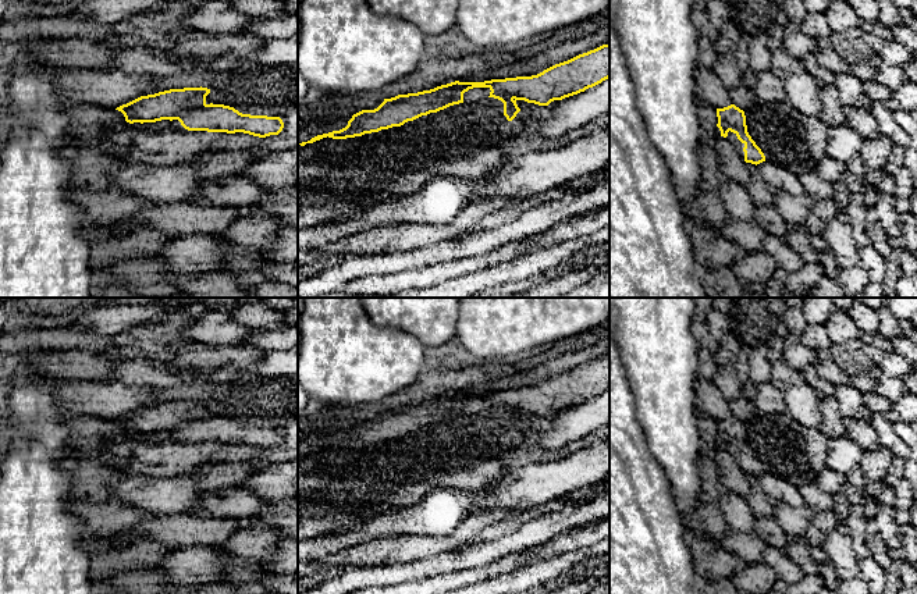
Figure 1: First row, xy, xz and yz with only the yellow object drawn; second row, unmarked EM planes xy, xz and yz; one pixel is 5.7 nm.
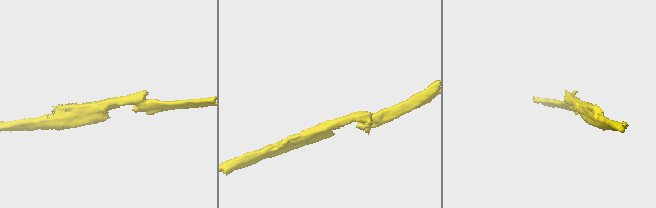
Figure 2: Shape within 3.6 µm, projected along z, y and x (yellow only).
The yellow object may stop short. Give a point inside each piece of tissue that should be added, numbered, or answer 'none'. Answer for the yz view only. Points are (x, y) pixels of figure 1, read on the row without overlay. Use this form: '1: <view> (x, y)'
1: yz (732, 450)

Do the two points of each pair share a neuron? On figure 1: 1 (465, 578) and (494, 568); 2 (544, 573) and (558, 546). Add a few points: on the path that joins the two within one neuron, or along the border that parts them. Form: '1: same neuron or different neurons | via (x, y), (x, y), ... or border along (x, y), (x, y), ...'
1: same neuron | via (472, 576), (487, 572)
2: different neurons | border along (586, 546), (561, 551), (523, 566)

